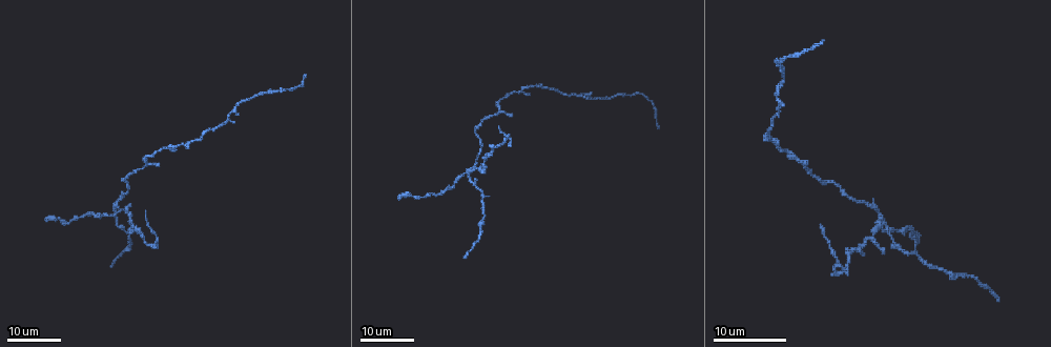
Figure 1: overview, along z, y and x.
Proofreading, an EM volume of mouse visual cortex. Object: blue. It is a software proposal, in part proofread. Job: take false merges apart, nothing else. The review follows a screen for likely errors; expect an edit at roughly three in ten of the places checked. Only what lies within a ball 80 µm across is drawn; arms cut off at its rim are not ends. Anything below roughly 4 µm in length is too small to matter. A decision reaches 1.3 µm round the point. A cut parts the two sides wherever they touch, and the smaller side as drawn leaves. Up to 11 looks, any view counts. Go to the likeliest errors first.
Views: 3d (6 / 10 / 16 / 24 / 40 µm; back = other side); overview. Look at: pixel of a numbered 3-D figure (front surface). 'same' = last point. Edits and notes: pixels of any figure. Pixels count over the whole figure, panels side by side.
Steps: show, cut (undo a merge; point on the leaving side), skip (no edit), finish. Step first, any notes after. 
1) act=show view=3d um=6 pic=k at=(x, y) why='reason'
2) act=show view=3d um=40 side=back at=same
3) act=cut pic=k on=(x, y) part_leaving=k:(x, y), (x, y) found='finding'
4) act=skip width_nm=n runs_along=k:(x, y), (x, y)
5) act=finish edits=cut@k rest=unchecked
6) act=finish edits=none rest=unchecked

act=show view=3d um=24 pic=1 at=(797, 160) why='thick turns thin'

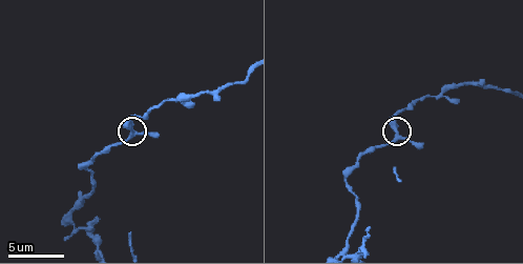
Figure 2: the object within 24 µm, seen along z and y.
act=show view=3d um=10 pic=2 at=(133, 133)

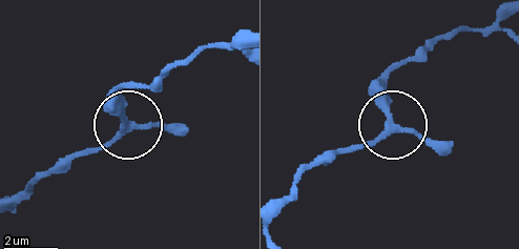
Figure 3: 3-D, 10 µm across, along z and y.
act=skip width_nm=240 runs_along=3:(119, 96), (119, 129), (74, 161) found='continuous, no second neuron'

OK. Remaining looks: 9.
act=show view=3d um=10 pic=2 at=(174, 101) why='sudden change in width'

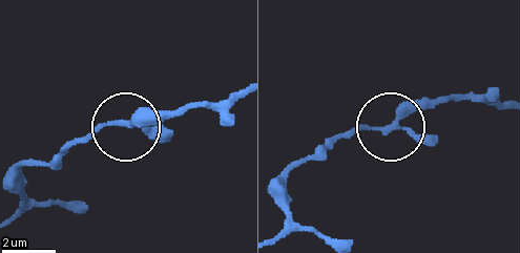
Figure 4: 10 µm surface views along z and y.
act=show view=3d um=6 pic=4 at=(122, 124) why='closer look'

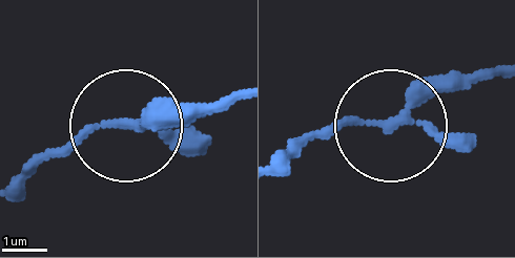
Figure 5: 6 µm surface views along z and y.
act=skip runs_along=5:(21, 181), (88, 136), (179, 129), (209, 110) found='one neuron here'

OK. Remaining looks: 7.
act=show view=3d um=16 pic=1 at=(230, 114) why='calibre changes'

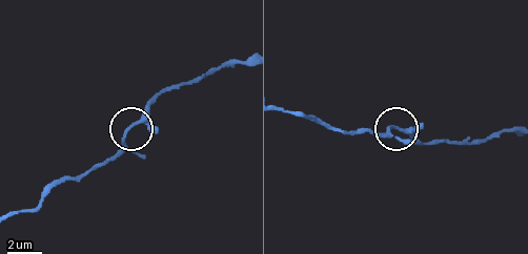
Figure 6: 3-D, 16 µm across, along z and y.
act=show view=3d um=6 pic=6 at=(396, 128) why='closer look'

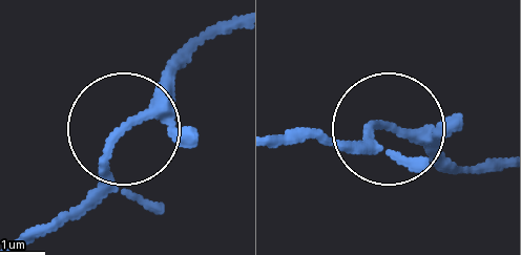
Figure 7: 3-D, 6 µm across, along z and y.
act=skip width_nm=160 runs_along=7:(35, 240), (223, 22) found='one neuron here'

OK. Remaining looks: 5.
act=show view=3d um=16 pic=1 at=(298, 85) why='thick turns thin'

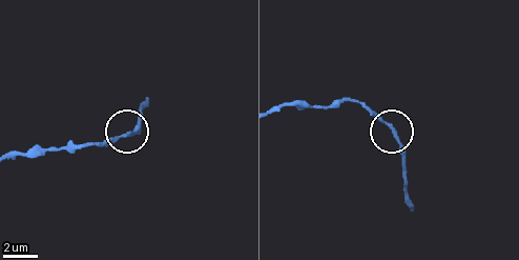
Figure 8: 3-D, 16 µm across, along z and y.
act=show view=3d um=10 pic=8 at=(127, 133) why='closer look'

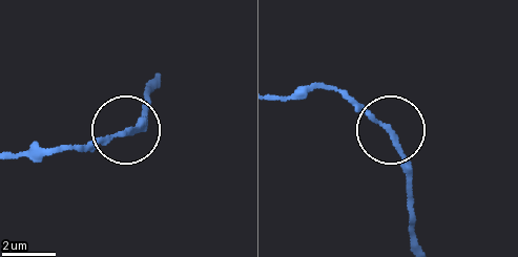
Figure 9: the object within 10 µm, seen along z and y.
act=cut pic=9 on=(139, 125) part_leaving=9:(127, 133), (147, 110), (149, 86) found='a second neuron is stuck on'

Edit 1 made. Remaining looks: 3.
act=show view=overview

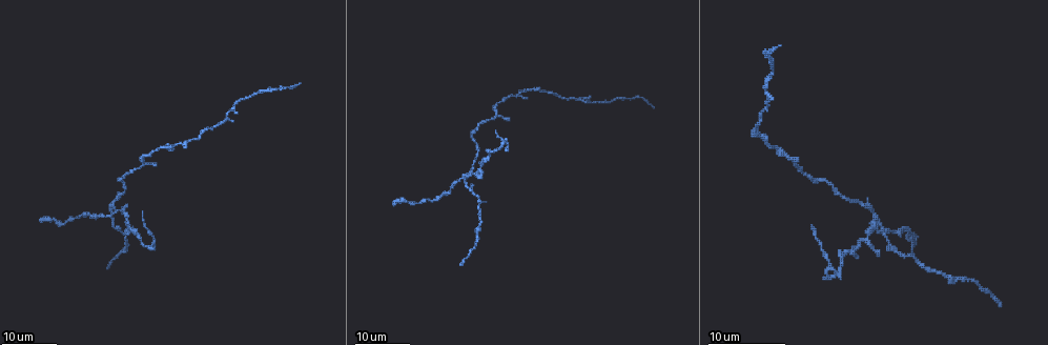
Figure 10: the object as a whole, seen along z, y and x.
act=show view=3d um=24 pic=10 at=(823, 180) why='sudden change in width'

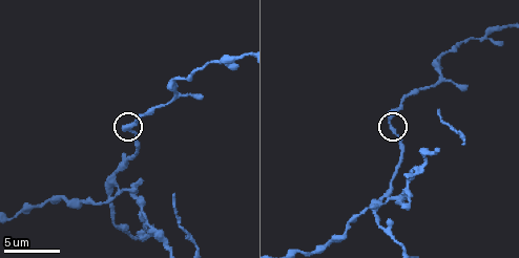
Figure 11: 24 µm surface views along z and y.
act=show view=3d um=6 pic=11 at=(390, 125)

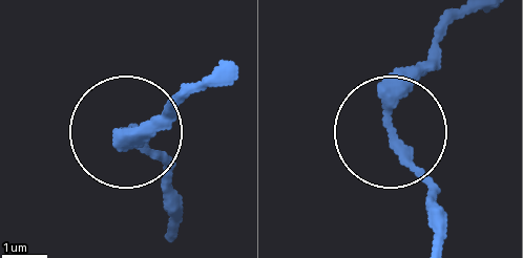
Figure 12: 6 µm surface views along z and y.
act=skip runs_along=12:(460, 18), (392, 115), (396, 149), (445, 213) found='continuous, no second neuron'

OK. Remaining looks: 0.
act=finish edits=cut@9 rest=unchecked

